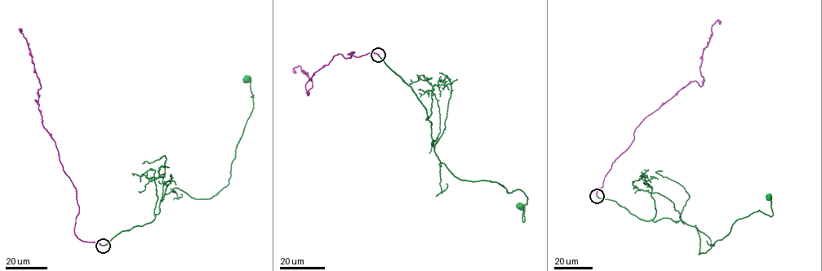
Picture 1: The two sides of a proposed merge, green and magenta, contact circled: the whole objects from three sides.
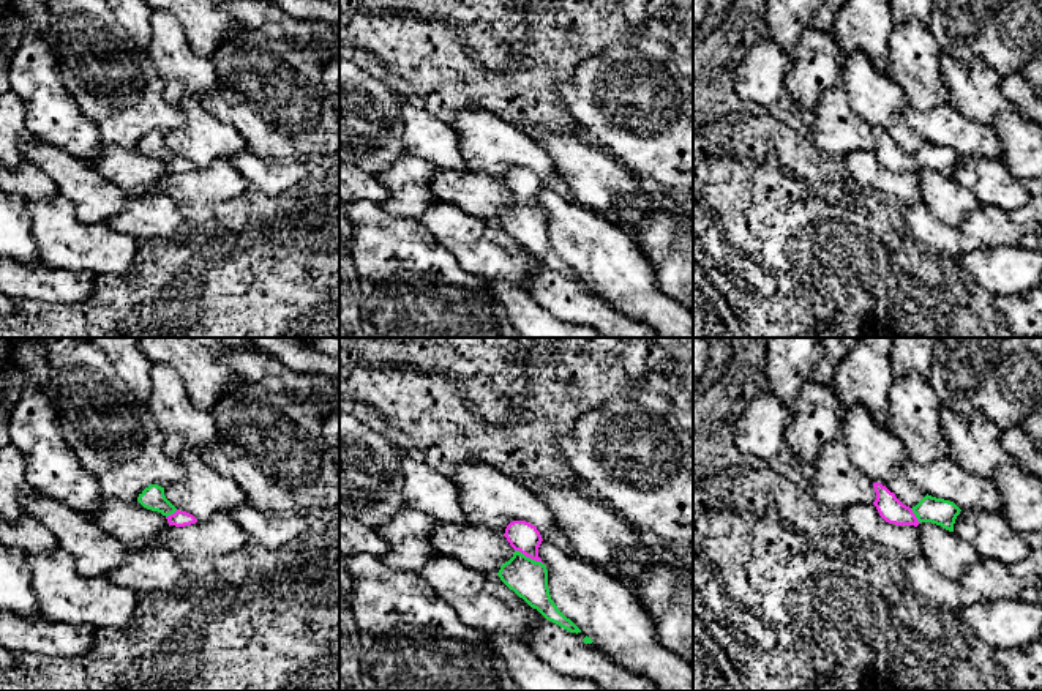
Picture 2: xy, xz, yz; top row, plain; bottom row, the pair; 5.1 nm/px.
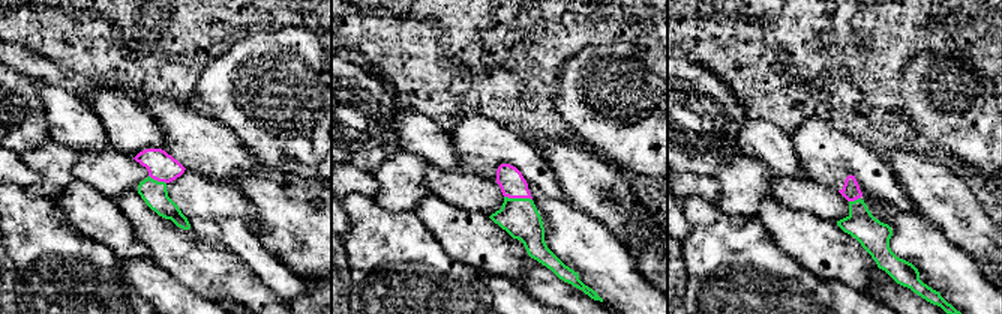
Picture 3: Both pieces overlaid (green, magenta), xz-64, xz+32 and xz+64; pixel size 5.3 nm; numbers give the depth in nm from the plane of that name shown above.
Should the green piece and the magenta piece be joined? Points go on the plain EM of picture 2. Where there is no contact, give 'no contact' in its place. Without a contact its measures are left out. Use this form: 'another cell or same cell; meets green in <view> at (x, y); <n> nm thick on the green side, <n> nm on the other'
same cell; meets green in xz at (528, 204); 190 nm thick on the green side, 150 nm on the other

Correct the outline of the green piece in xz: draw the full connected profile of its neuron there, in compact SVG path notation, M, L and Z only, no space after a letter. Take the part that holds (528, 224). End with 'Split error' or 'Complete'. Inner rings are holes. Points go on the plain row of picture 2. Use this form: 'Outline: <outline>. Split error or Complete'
Outline: M513 167L507 172L504 183L515 196L515 200L500 213L497 219L500 227L546 267L570 279L581 279L551 246L548 216L538 204L543 186L537 174L526 167Z. Split error

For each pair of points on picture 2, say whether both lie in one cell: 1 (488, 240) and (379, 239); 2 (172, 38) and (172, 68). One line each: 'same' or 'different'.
1: different
2: same

